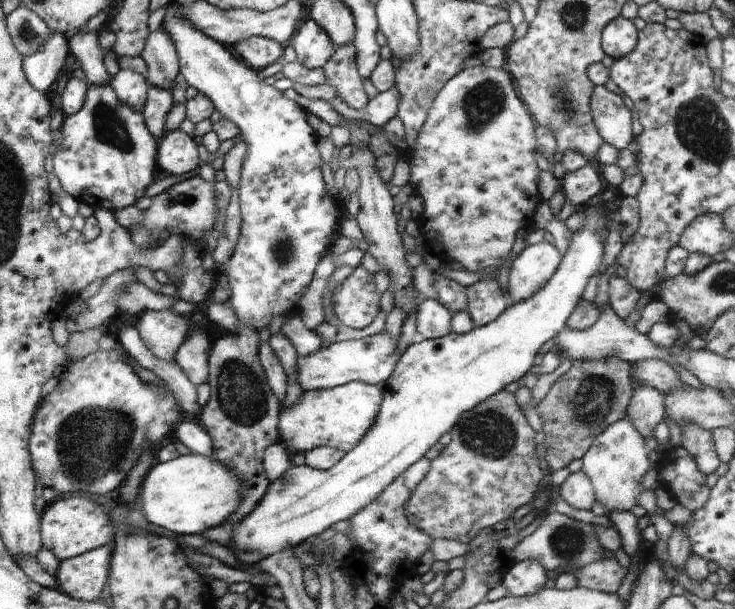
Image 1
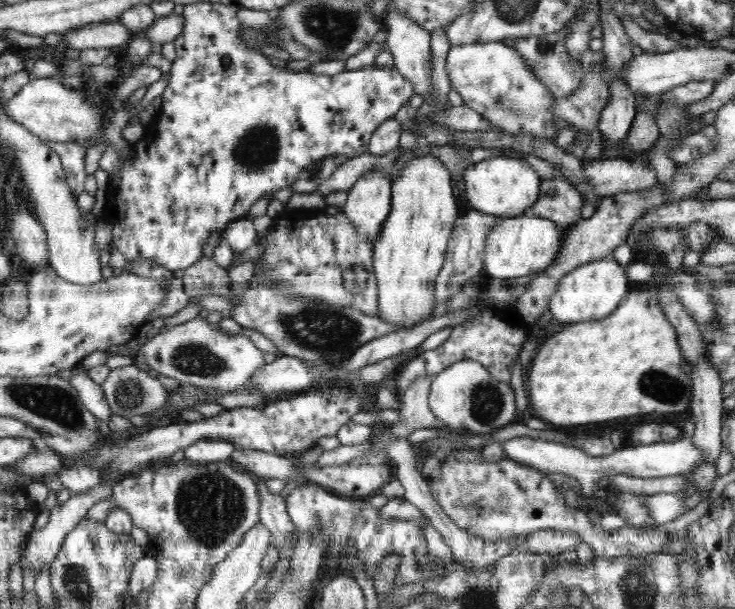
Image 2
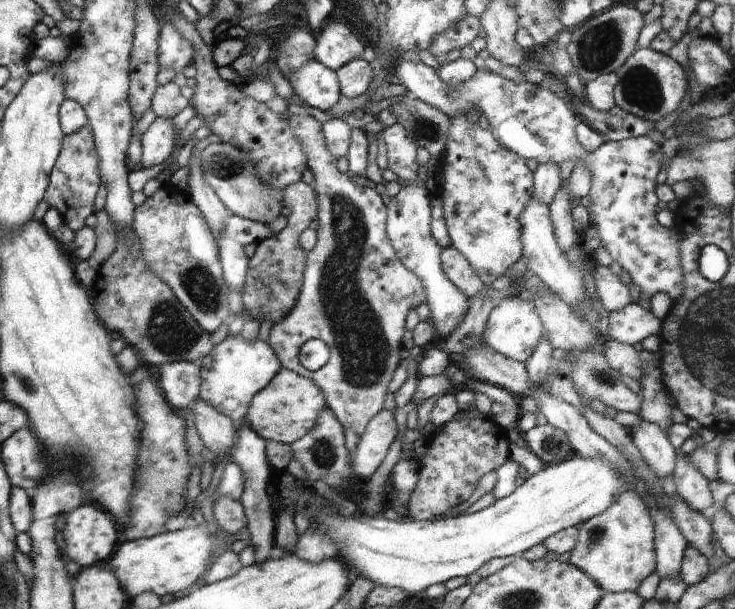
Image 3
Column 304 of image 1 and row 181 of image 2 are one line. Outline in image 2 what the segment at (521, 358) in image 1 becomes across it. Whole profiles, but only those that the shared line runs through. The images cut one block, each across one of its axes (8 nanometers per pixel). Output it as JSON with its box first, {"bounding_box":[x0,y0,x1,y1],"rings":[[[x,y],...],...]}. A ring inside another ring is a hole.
{"bounding_box":[463,156,541,218],"rings":[[[506,156],[471,164],[463,172],[467,204],[484,214],[506,218],[524,215],[538,200],[541,178],[524,159]]]}

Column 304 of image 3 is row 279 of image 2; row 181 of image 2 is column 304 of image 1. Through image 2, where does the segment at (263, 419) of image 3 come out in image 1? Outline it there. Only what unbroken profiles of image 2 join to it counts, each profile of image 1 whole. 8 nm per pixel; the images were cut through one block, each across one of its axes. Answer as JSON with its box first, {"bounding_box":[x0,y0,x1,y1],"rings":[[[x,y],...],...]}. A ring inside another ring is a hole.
{"bounding_box":[278,381,384,454],"rings":[[[352,381],[331,389],[303,391],[302,398],[294,406],[283,407],[281,410],[278,422],[280,441],[296,453],[305,454],[318,447],[338,448],[347,453],[372,428],[381,407],[383,393],[384,387],[364,384],[362,381]]]}

